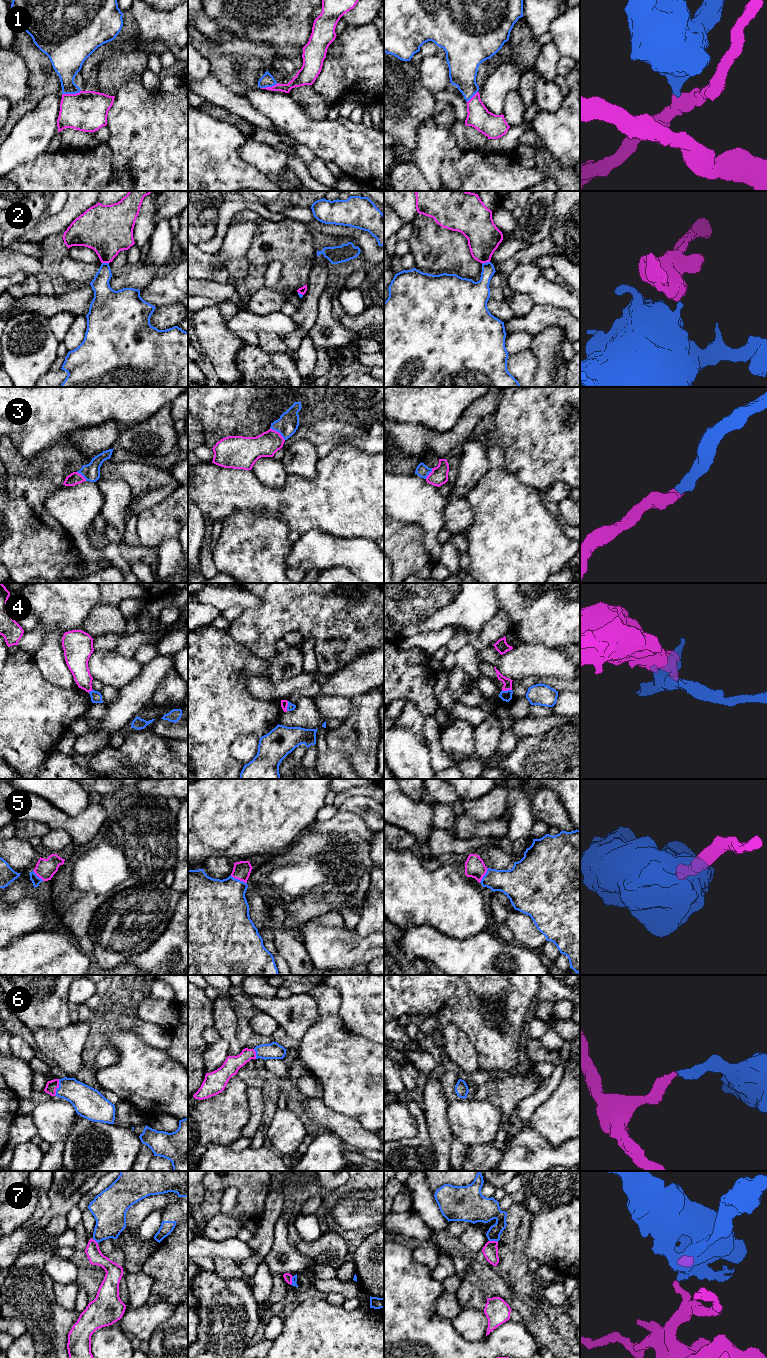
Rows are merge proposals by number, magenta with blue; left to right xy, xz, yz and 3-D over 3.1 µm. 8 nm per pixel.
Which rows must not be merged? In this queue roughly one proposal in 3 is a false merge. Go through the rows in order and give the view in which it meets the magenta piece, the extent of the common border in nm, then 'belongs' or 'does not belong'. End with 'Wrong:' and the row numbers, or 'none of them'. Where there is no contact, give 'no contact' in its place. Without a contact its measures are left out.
1: contact in xy; length 160 nm; belongs
2: contact in yz; length 70 nm; does not belong
3: contact in xz; length 160 nm; belongs
4: contact in xz; length 80 nm; does not belong
5: contact in xz; length 150 nm; belongs
6: contact in xy; length 140 nm; belongs
7: contact in yz; length 70 nm; does not belong
Wrong: 2, 4, 7

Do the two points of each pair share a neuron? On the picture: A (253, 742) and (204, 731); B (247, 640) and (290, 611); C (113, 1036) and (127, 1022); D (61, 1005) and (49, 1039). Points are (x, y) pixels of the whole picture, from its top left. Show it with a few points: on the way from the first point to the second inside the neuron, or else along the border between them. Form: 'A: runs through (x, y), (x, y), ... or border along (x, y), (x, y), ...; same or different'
A: border along (259, 737), (239, 735), (230, 745), (230, 755); different
B: border along (236, 623), (258, 631), (249, 648); different
C: border along (113, 1025), (123, 1030), (132, 1031), (141, 1038); different
D: border along (71, 1023), (59, 1028), (38, 1028), (31, 1031); different

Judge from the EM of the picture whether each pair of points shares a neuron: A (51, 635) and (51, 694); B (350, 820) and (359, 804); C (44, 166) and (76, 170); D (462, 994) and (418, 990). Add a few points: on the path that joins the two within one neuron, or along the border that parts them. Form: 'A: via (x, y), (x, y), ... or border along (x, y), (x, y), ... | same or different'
A: border along (37, 664), (50, 683), (74, 688) | different
B: border along (339, 809), (357, 814), (370, 830) | different
C: via (52, 170), (68, 170) | same
D: via (451, 990), (429, 990) | same

